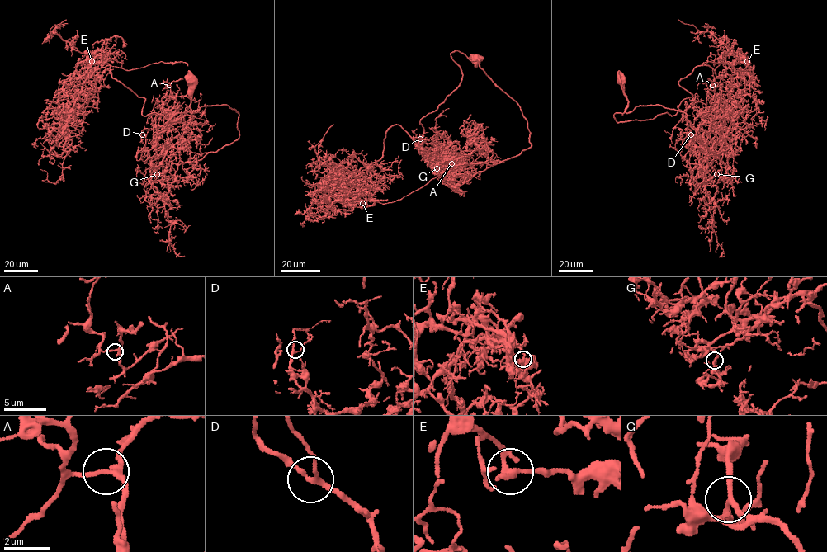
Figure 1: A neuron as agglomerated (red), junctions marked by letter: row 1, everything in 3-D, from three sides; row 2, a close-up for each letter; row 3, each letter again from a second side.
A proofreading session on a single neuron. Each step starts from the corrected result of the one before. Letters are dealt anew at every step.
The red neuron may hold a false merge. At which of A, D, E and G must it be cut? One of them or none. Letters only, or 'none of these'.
E

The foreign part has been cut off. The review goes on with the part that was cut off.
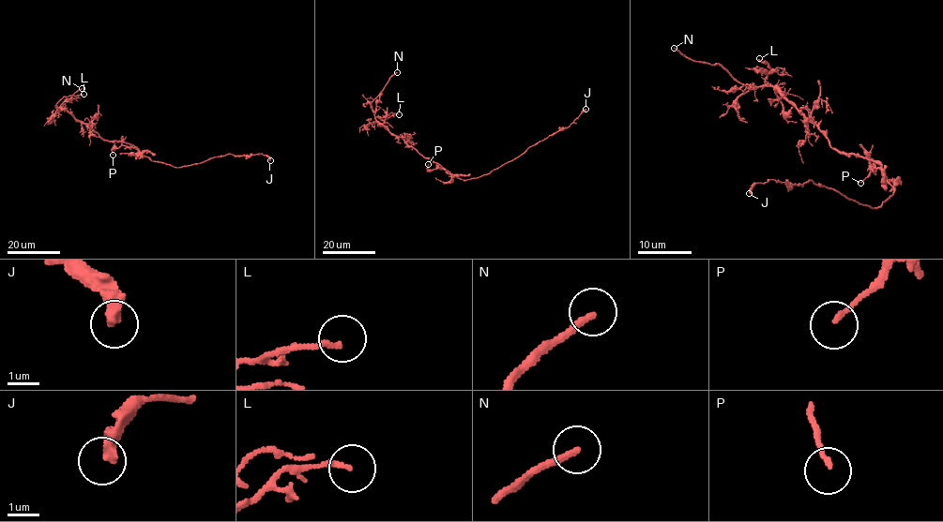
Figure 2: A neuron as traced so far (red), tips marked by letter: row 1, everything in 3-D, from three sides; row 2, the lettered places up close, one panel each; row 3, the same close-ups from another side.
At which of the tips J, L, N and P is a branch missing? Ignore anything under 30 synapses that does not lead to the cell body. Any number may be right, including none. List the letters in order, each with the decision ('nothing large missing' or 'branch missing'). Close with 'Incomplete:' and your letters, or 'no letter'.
J: nothing large missing
L: nothing large missing
N: branch missing
P: nothing large missing
Incomplete: N

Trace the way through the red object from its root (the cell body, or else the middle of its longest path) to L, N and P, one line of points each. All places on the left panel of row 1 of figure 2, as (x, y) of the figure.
L: (136, 149), (123, 141), (104, 141), (86, 124), (78, 121), (60, 106), (72, 96), (83, 94)
N: (136, 149), (123, 141), (104, 141), (86, 124), (55, 107), (64, 96), (82, 88)
P: (136, 149), (121, 145), (112, 150), (113, 155)

